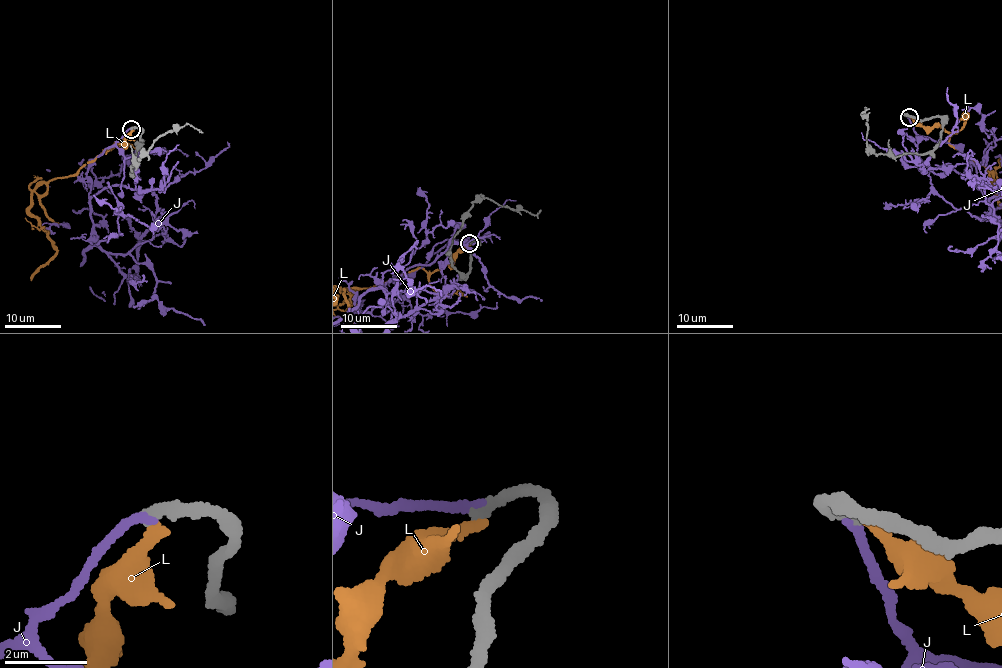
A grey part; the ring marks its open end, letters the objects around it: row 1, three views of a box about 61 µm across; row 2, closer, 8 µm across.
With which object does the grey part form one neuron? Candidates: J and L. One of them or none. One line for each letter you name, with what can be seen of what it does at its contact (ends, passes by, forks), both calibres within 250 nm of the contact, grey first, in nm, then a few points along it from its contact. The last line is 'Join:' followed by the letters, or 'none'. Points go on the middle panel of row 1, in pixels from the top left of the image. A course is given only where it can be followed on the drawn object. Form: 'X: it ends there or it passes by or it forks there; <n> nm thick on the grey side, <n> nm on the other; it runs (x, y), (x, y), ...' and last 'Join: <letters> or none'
Join: none

